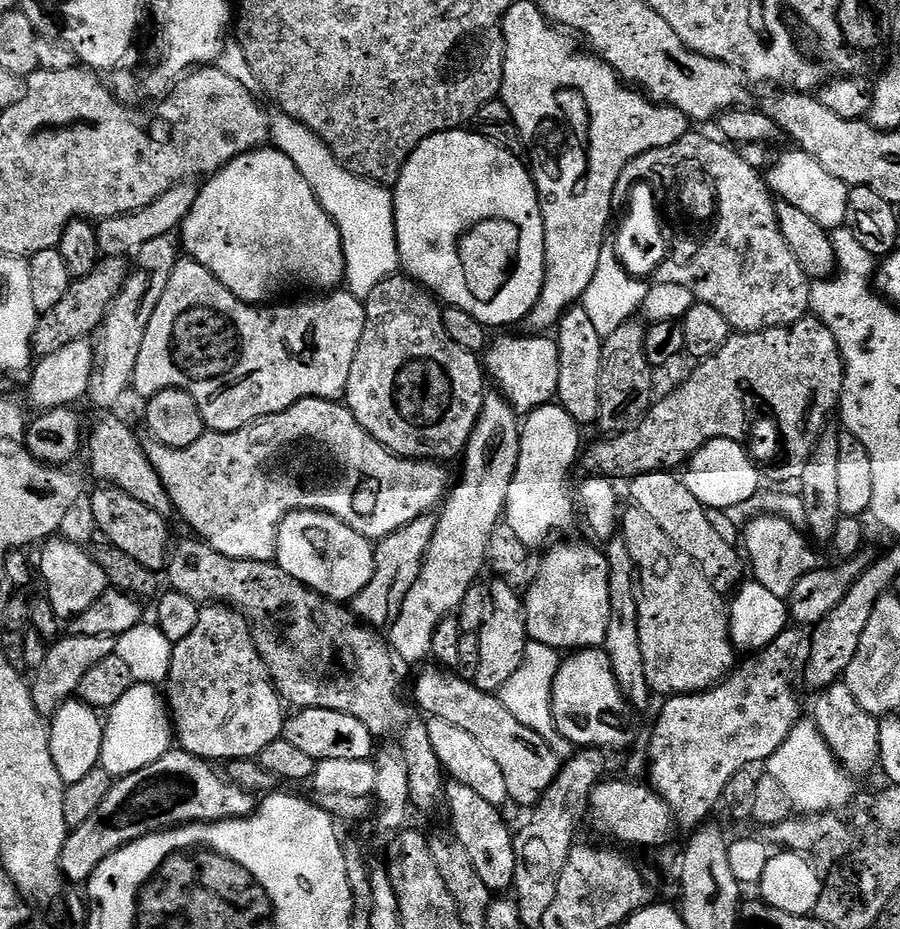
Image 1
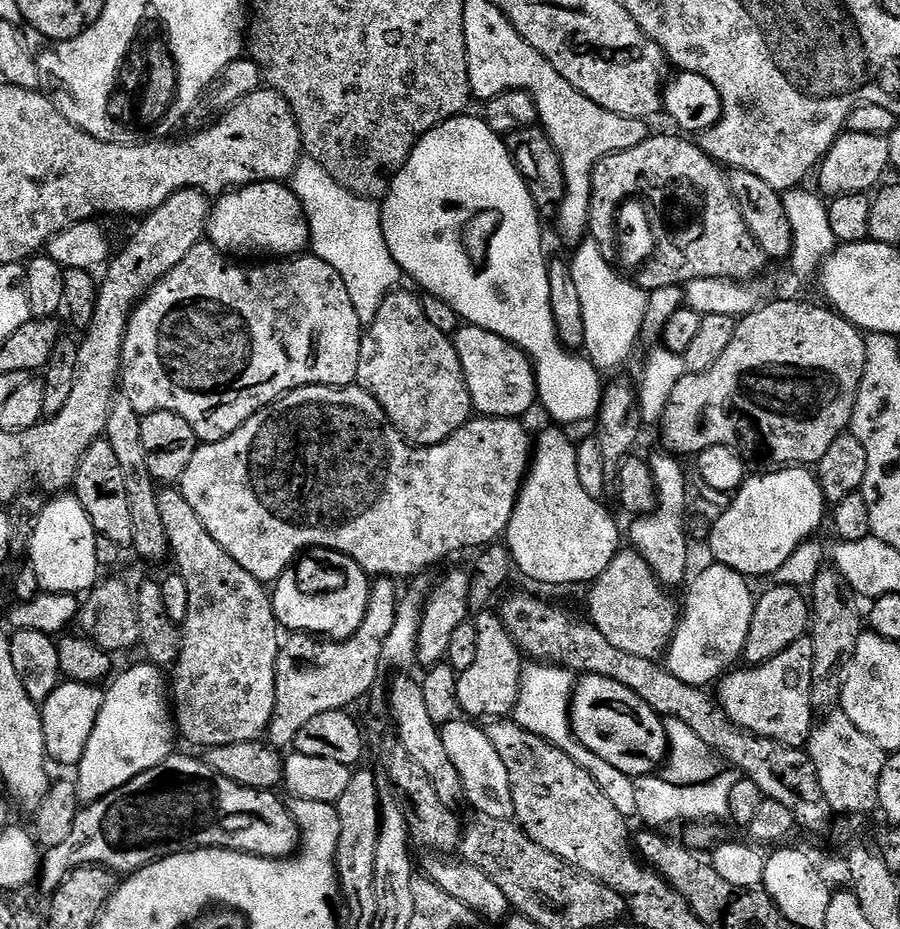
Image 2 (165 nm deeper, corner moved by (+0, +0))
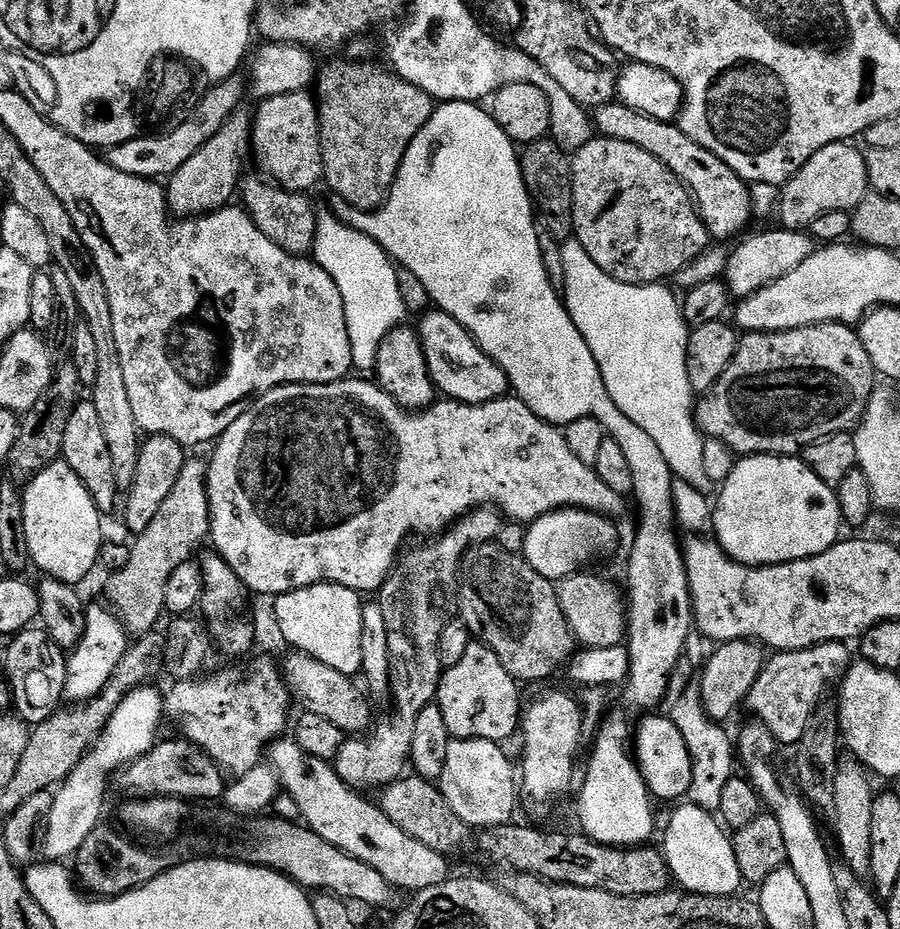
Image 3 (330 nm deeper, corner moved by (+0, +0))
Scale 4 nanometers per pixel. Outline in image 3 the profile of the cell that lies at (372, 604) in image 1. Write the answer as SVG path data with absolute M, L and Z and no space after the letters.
M256 660L252 664L252 669L249 670L248 673L245 674L241 680L204 680L204 679L195 679L195 680L178 680L175 681L171 686L172 689L165 691L163 693L164 700L164 713L163 715L166 717L167 723L172 723L174 727L180 728L179 735L183 737L183 739L188 740L191 744L196 744L202 749L206 755L210 757L214 763L219 766L221 772L227 774L229 777L235 778L241 776L242 774L246 774L246 770L254 770L255 768L261 767L263 758L266 756L266 749L273 742L281 739L285 735L284 727L289 727L290 724L290 716L288 720L288 700L290 704L290 693L288 690L288 685L285 684L284 678L279 667L276 668L271 664L268 660Z

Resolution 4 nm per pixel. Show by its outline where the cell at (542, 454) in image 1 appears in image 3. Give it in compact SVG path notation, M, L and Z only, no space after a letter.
M559 508L540 516L527 529L523 557L547 580L559 582L577 573L592 558L610 551L616 544L618 530L615 521L596 512L581 508Z

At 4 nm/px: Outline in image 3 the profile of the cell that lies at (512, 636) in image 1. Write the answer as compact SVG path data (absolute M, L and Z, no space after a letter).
M473 642L466 646L466 654L458 666L443 669L440 689L436 692L435 703L446 718L446 730L457 740L494 740L505 742L517 735L522 724L521 685L508 673L506 666L486 645Z

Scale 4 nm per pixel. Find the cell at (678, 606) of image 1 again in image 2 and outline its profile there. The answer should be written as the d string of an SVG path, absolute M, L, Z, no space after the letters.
M620 550L616 553L616 557L610 562L606 570L600 577L598 577L591 585L592 593L588 596L588 612L587 615L590 617L590 623L593 624L598 630L602 630L602 635L606 637L606 642L610 642L610 646L618 646L618 650L626 650L626 654L638 654L642 658L647 660L659 657L661 653L665 651L668 646L669 640L672 638L672 634L676 629L678 621L678 606L676 610L676 604L667 596L665 585L661 584L656 579L655 574L650 570L650 566L641 556L635 552L635 550Z

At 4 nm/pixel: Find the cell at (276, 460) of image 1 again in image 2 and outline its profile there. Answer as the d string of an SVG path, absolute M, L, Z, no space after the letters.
M315 384L296 388L275 400L270 406L254 414L254 418L250 418L241 428L234 430L234 434L213 444L201 443L194 458L190 458L188 471L184 472L178 481L178 490L186 498L186 502L194 506L210 538L214 538L214 542L218 542L218 546L222 546L222 550L226 550L226 554L230 554L230 558L234 558L234 562L242 566L242 570L246 570L265 586L275 582L285 570L292 567L297 557L309 548L329 548L346 554L354 562L358 562L358 566L372 578L416 576L419 572L426 571L431 564L436 564L439 560L462 551L463 548L480 550L489 544L497 543L505 535L516 500L520 496L520 489L528 475L530 457L533 455L533 437L528 437L527 430L520 424L523 423L519 419L510 416L477 415L441 444L416 447L401 437L394 425L389 424L382 405L366 389L359 386L331 388Z

